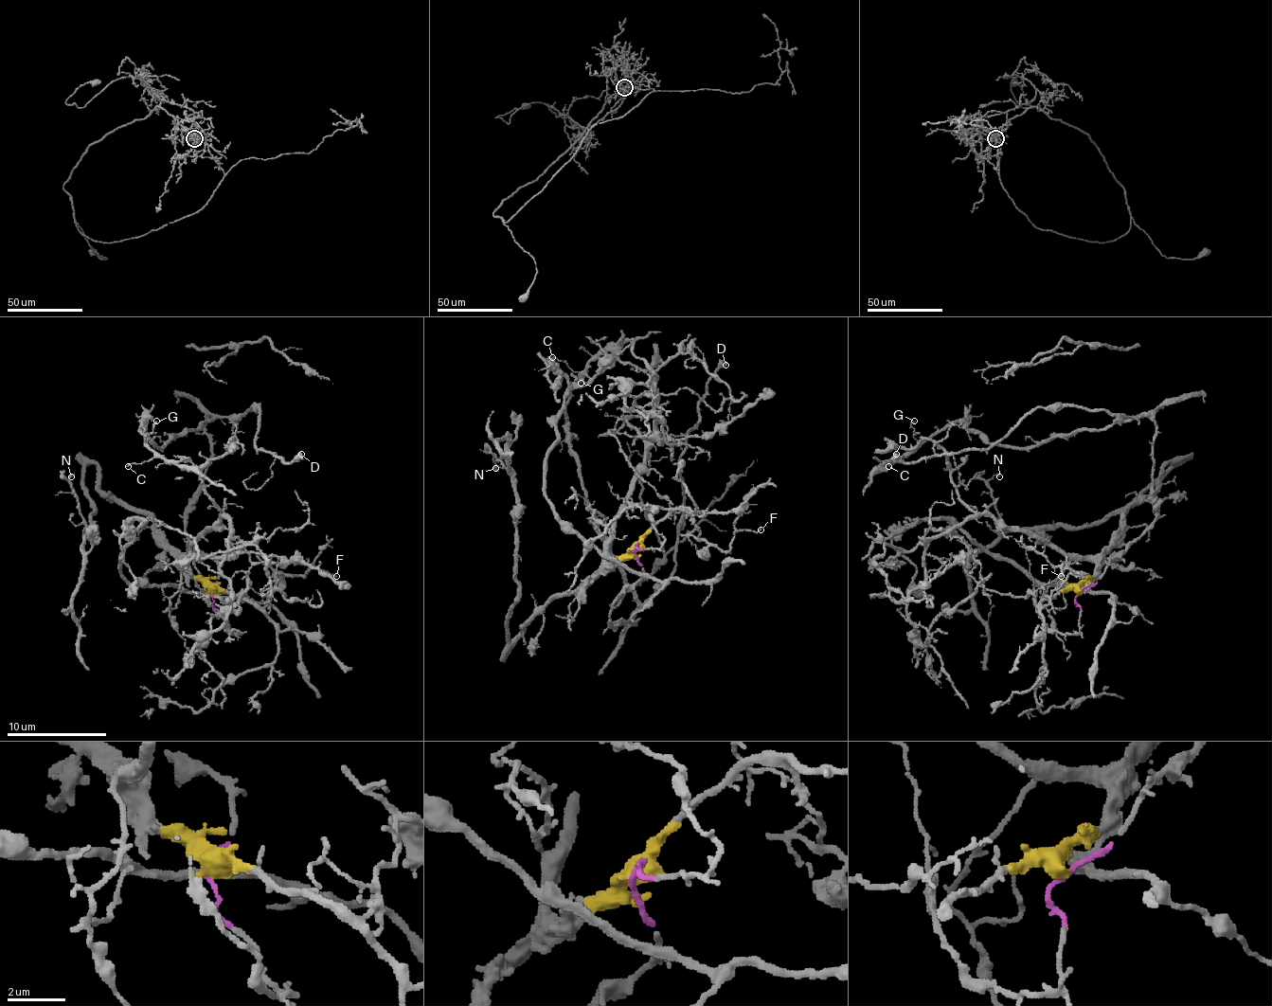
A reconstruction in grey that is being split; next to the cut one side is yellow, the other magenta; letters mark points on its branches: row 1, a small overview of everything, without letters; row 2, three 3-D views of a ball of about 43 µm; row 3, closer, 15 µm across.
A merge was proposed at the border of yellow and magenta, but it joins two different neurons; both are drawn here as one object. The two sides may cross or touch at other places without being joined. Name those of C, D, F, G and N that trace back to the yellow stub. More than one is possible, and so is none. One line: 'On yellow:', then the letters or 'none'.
On yellow: F, N

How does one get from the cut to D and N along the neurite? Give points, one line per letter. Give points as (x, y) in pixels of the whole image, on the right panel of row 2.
D: (1080, 592), (1153, 522), (1155, 424), (1147, 417), (1035, 406), (985, 449), (910, 461), (895, 454)
N: (1080, 592), (1170, 464), (1127, 504), (1080, 527), (1008, 527), (988, 484), (1000, 476)

